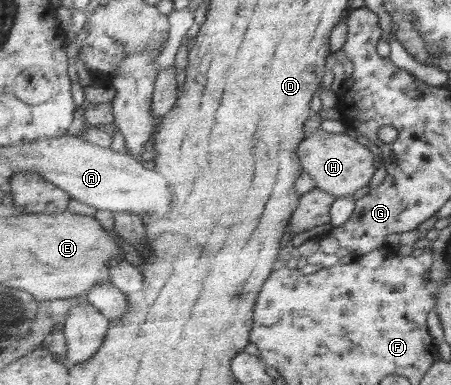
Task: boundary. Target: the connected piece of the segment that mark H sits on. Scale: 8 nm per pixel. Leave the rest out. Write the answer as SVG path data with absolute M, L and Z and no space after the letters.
M317 129L308 133L306 139L300 144L298 152L300 160L303 162L304 171L313 177L317 188L341 198L369 185L375 175L377 159L366 146L357 143L356 139L351 139L344 132L327 133L327 131Z

